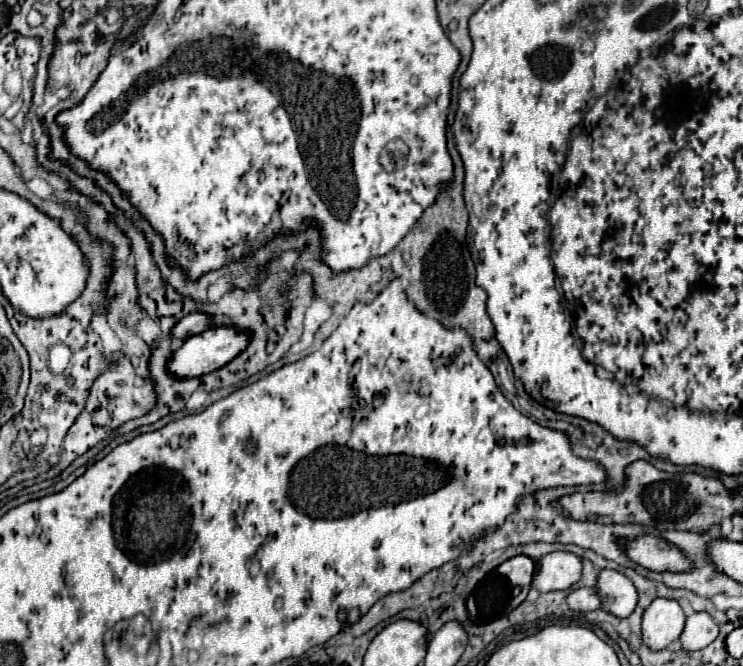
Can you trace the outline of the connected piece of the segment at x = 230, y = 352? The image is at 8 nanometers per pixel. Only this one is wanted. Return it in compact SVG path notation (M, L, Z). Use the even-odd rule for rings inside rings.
M211 326L209 330L191 336L169 360L169 370L173 370L173 374L177 374L177 378L195 378L195 376L203 376L209 374L213 370L219 370L221 366L229 364L235 356L239 356L251 340L251 332L249 330L239 330L235 326Z

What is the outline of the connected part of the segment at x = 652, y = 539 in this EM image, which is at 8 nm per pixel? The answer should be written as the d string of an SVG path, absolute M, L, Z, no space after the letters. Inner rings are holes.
M641 536L625 544L627 554L639 566L653 572L689 572L693 570L691 560L675 544L659 536Z

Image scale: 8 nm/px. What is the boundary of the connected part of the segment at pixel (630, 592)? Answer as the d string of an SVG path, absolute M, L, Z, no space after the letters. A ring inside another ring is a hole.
M601 570L597 576L597 594L601 608L617 618L627 618L637 604L633 582L617 570Z

